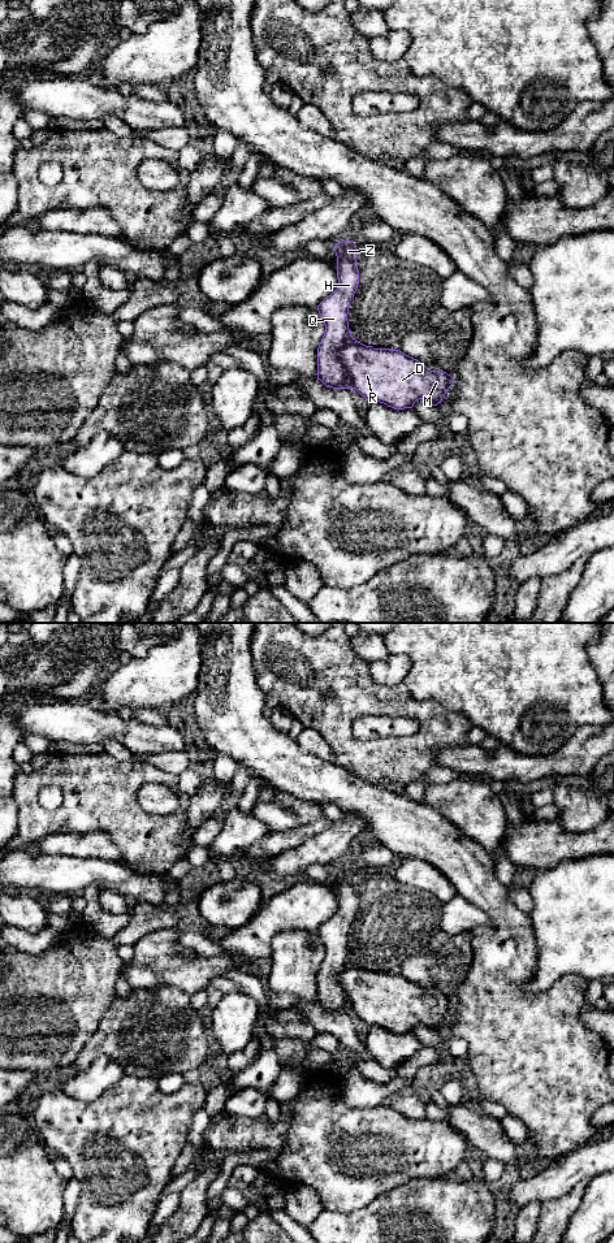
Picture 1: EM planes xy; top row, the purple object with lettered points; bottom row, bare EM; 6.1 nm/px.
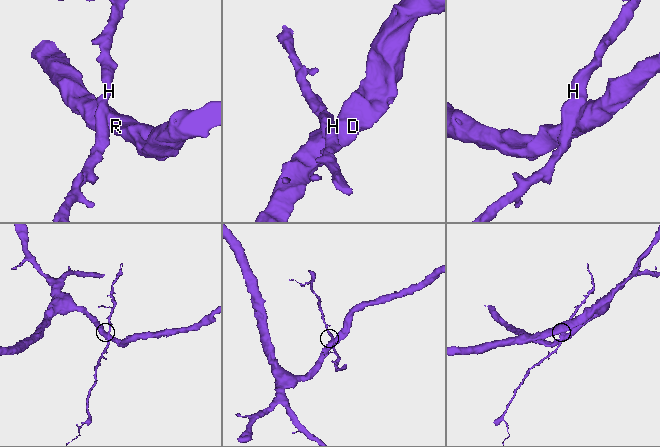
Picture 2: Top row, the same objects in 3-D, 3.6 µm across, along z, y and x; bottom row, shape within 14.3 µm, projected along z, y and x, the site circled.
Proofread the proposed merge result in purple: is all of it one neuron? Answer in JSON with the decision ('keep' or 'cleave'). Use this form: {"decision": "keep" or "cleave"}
{"decision": "cleave"}

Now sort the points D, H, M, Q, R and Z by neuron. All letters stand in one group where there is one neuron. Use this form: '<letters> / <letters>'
D M R / H Q Z

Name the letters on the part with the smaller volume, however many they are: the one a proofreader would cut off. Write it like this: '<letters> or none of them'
H, Q, Z

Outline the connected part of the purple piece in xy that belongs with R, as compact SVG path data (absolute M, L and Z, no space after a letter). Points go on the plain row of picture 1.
M353 961L341 973L340 983L351 1013L394 1034L412 1032L419 1023L437 1030L454 1008L442 993L431 995L399 974L373 973Z

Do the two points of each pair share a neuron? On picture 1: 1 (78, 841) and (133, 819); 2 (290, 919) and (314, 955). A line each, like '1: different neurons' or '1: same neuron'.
1: different neurons
2: different neurons

